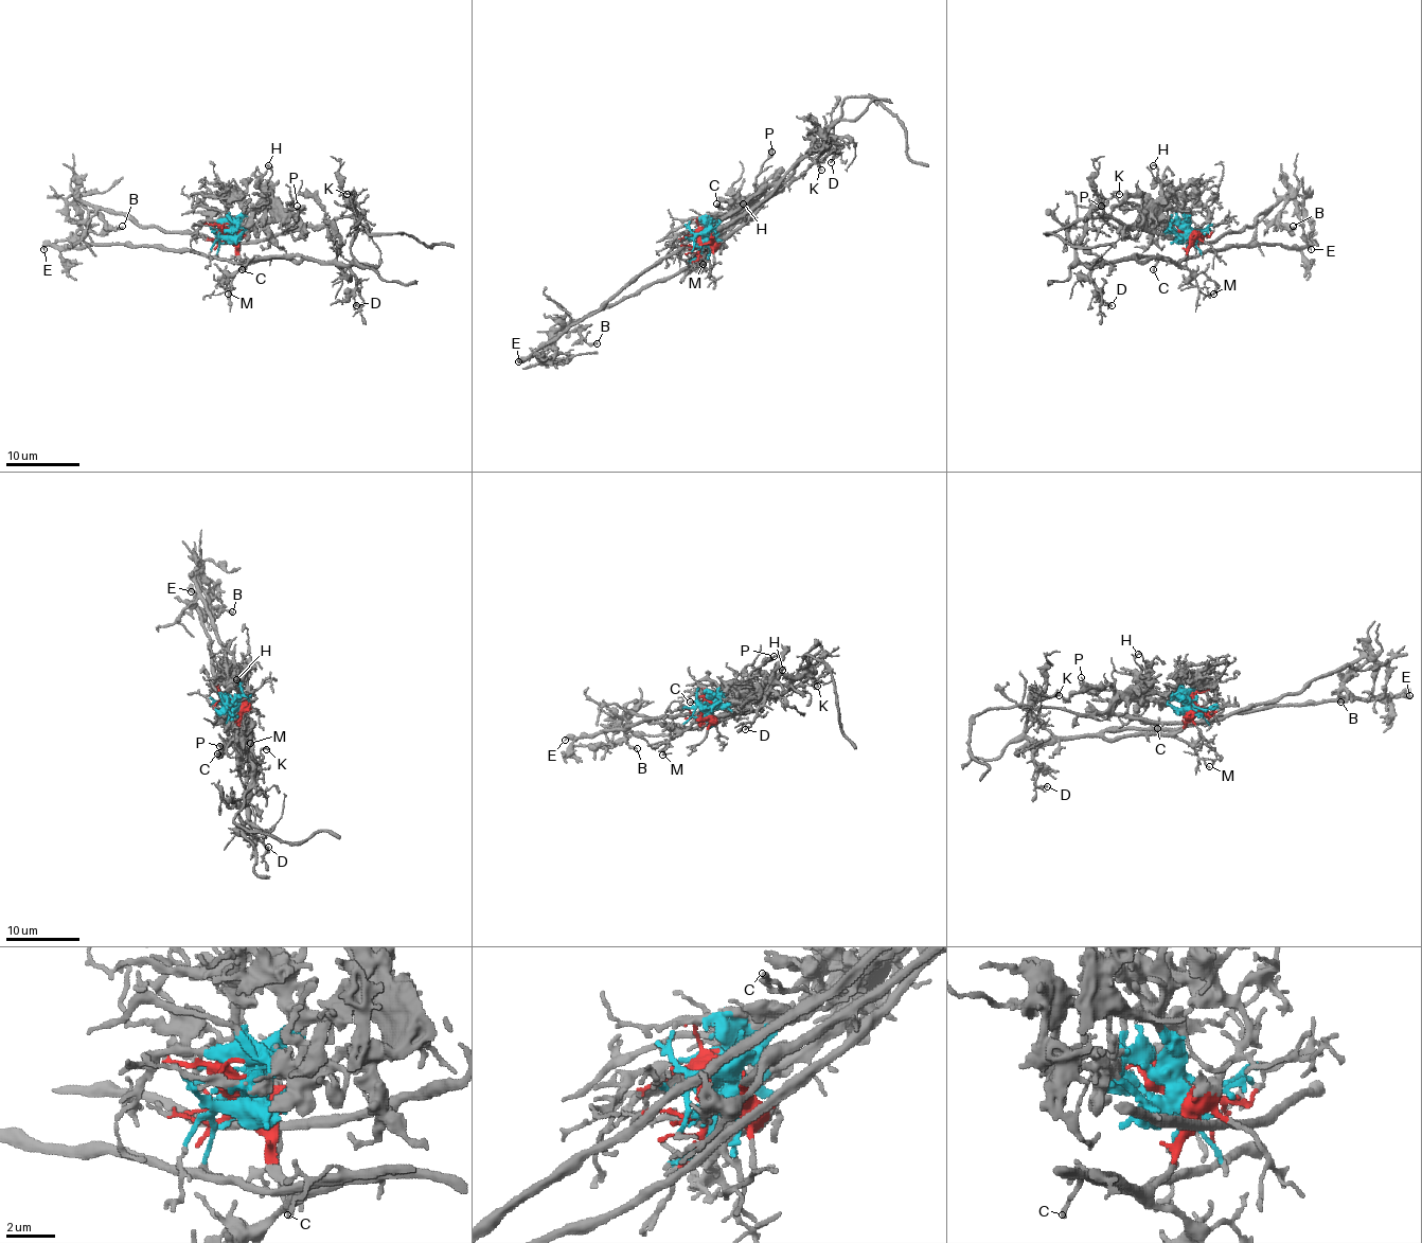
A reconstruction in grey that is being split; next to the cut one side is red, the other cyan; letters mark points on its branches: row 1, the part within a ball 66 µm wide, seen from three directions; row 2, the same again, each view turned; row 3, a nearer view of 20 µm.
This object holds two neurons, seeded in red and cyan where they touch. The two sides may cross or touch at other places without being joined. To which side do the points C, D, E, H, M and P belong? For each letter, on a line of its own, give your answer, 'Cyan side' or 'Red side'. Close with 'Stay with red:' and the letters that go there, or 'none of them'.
C: Red side
D: Red side
E: Red side
H: Cyan side
M: Red side
P: Cyan side
Stay with red: C, D, E, M

